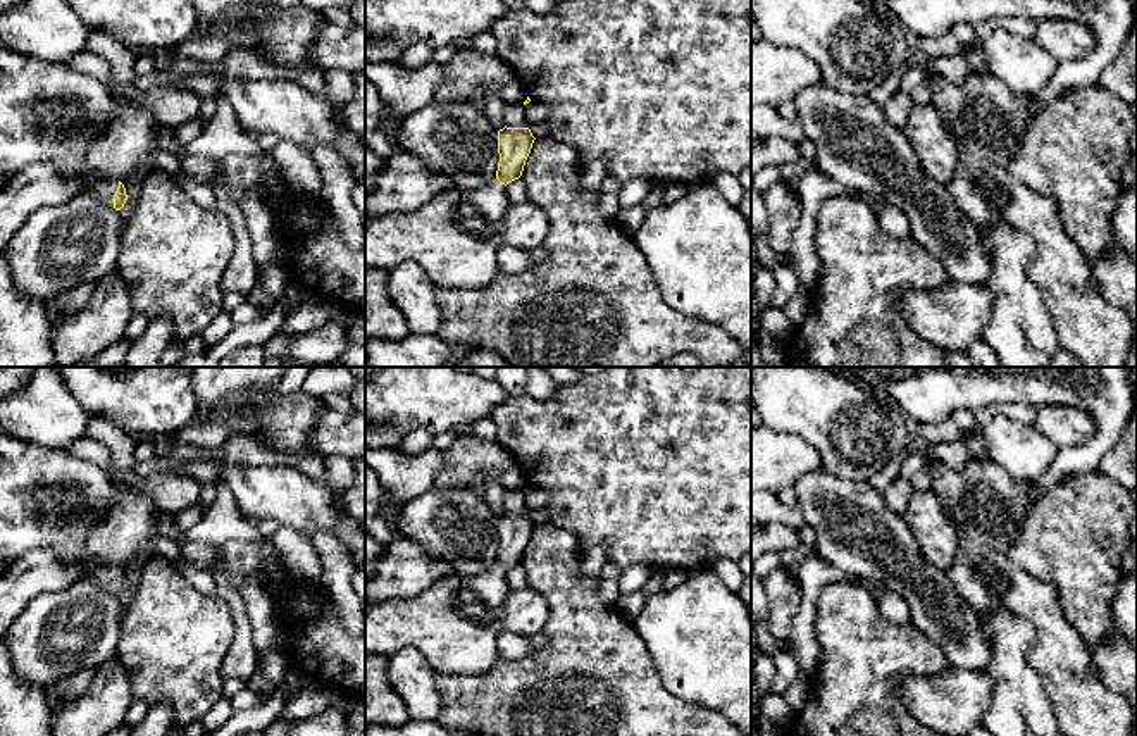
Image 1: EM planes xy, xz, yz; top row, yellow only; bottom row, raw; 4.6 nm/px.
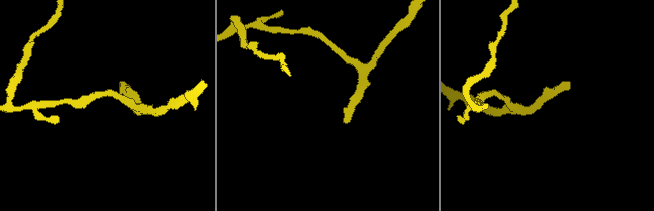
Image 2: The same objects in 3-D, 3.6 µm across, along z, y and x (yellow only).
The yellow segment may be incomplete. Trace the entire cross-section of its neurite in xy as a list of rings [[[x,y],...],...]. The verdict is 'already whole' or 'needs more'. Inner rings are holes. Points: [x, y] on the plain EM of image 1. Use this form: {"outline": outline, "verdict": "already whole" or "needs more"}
{"outline": [[[88,565],[81,577],[100,583],[115,596],[121,596],[127,586],[124,571],[115,565]]], "verdict": "needs more"}

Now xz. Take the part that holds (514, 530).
{"outline": [[[529,514],[498,517],[496,565],[470,576],[446,574],[407,600],[365,602],[365,653],[388,657],[405,646],[419,650],[439,676],[482,674],[496,662],[503,631],[506,571],[522,562],[534,522]]], "verdict": "needs more"}

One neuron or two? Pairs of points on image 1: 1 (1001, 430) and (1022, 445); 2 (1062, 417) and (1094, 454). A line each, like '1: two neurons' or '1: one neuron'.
1: one neuron
2: two neurons

